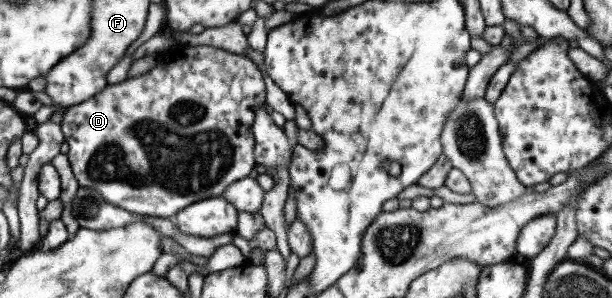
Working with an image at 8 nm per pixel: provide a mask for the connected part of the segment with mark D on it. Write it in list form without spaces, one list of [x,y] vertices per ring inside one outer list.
[[[175,43],[175,45],[161,51],[155,65],[143,75],[125,78],[116,84],[107,84],[99,93],[84,102],[66,108],[59,126],[63,139],[68,145],[67,161],[78,187],[93,189],[97,191],[105,204],[138,214],[141,217],[166,218],[175,215],[194,202],[205,200],[207,197],[221,196],[227,185],[247,177],[253,167],[258,167],[254,162],[254,139],[251,133],[251,124],[253,124],[255,108],[264,101],[265,83],[263,83],[263,77],[249,58],[213,46],[185,46]]]

